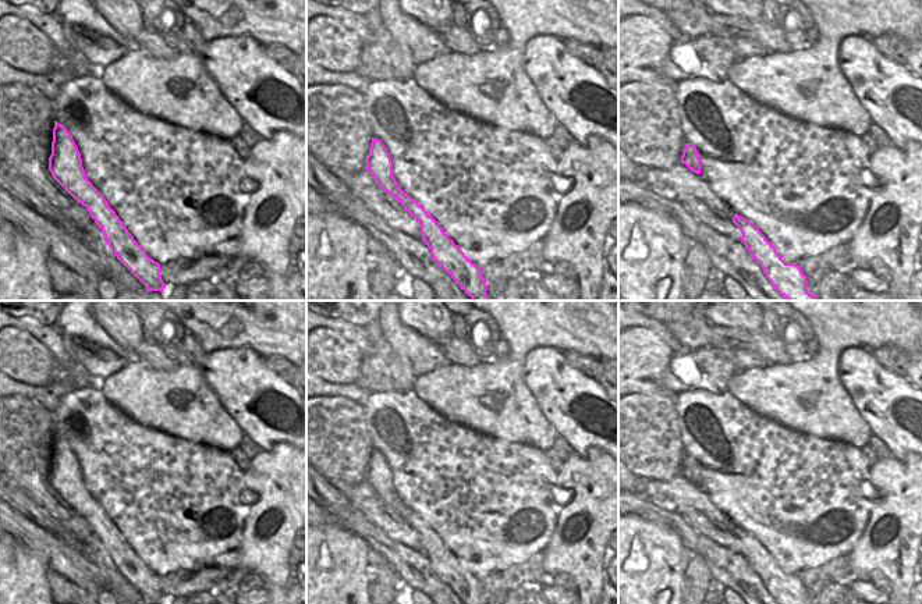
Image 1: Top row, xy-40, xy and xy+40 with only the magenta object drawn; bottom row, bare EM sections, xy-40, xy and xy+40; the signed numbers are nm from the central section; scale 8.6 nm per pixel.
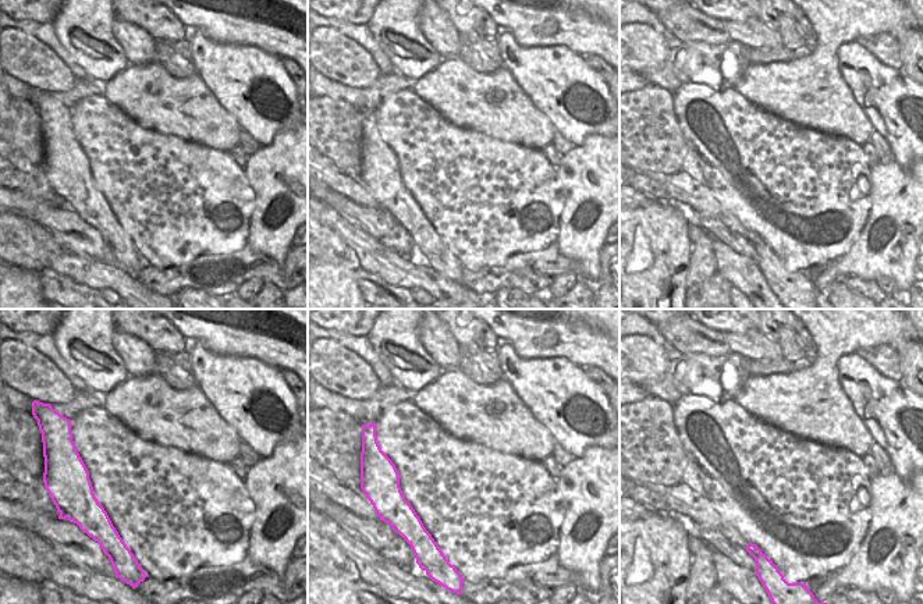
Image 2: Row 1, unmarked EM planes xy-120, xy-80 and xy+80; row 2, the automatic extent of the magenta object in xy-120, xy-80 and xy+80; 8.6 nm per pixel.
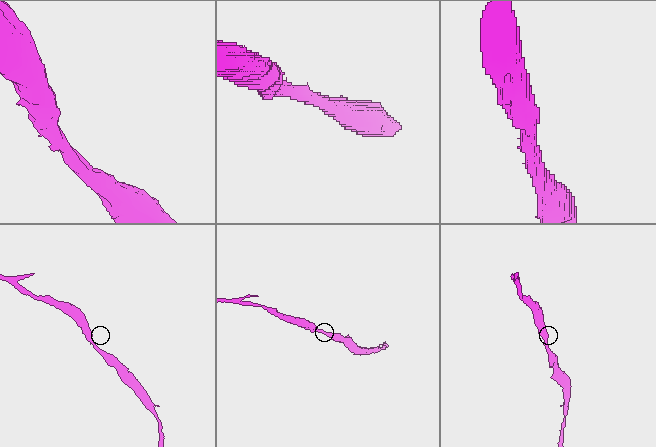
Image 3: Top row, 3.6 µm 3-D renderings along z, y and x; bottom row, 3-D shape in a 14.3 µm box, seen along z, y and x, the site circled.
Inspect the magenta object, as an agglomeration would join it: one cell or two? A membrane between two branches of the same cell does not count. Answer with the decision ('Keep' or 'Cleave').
Keep

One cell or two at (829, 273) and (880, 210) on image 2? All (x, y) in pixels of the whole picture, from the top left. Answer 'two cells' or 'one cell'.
one cell

